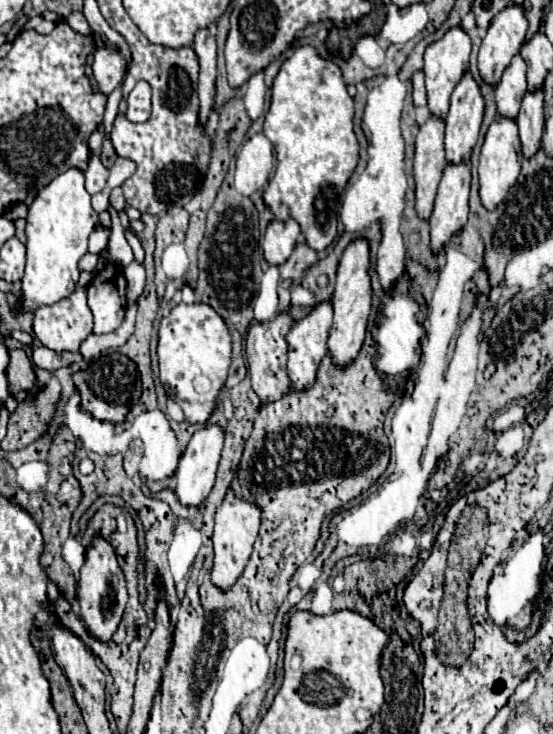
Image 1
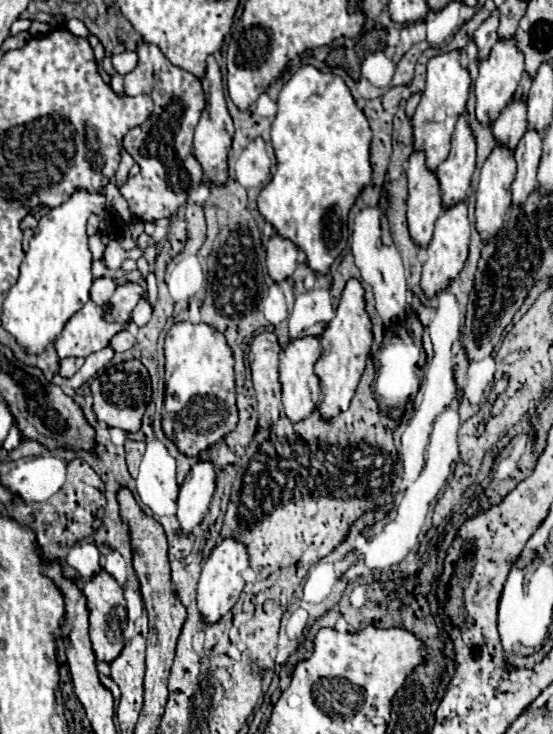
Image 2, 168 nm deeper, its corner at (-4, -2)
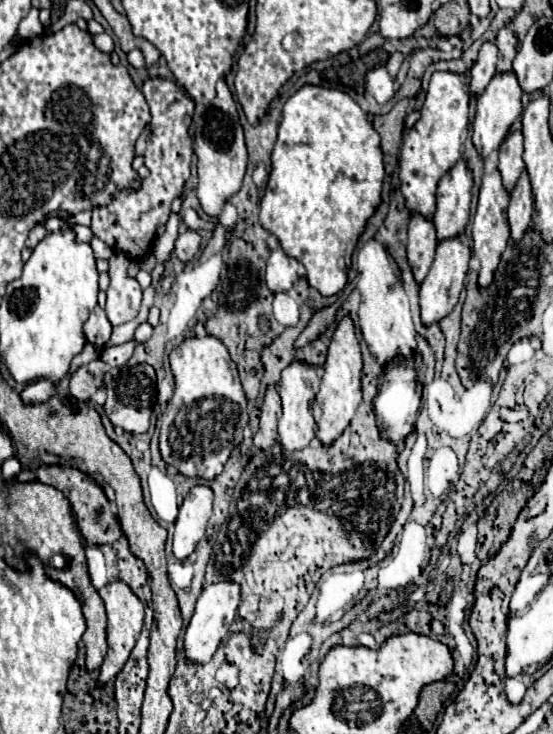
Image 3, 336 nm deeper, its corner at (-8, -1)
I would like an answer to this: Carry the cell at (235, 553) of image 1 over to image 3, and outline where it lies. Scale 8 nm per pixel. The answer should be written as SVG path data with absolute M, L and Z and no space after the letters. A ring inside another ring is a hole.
M221 581L221 583L209 585L207 589L201 591L201 595L197 599L195 613L185 631L185 641L183 641L185 659L189 659L197 665L205 665L207 661L211 661L211 657L215 655L220 642L235 620L240 598L240 585L231 583L231 581Z

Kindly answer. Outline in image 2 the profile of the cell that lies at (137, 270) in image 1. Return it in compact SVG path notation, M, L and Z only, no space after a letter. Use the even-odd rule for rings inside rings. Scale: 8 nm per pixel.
M141 296L141 300L137 302L137 306L135 306L133 312L131 312L131 320L133 320L137 326L143 326L143 324L149 322L149 318L151 318L151 304L147 302L145 296Z

